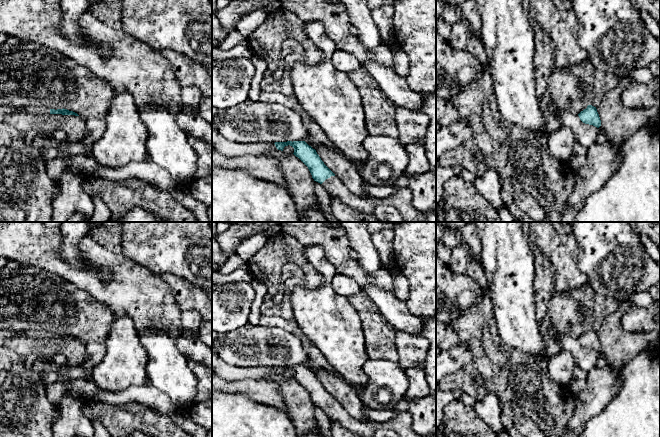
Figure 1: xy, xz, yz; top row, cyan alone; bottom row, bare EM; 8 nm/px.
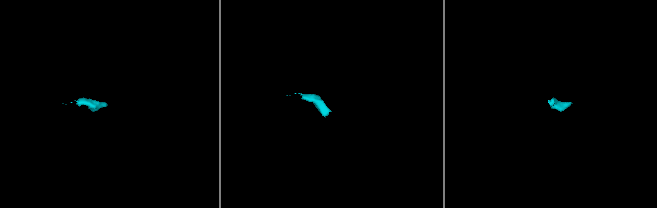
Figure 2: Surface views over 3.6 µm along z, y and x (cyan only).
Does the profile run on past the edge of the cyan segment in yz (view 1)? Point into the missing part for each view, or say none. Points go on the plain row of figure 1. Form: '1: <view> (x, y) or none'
1: none

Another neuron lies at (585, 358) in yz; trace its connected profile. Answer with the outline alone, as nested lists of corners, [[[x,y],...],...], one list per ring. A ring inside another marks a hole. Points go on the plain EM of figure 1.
[[[550,329],[548,332],[549,336],[559,341],[561,345],[561,351],[570,352],[575,359],[576,365],[582,370],[589,372],[596,364],[599,357],[598,352],[583,347],[578,338],[566,335],[558,334],[554,329]]]

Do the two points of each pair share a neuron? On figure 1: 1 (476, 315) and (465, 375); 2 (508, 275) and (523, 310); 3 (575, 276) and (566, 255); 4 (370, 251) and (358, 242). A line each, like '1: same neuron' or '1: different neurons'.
1: same neuron
2: same neuron
3: same neuron
4: same neuron

